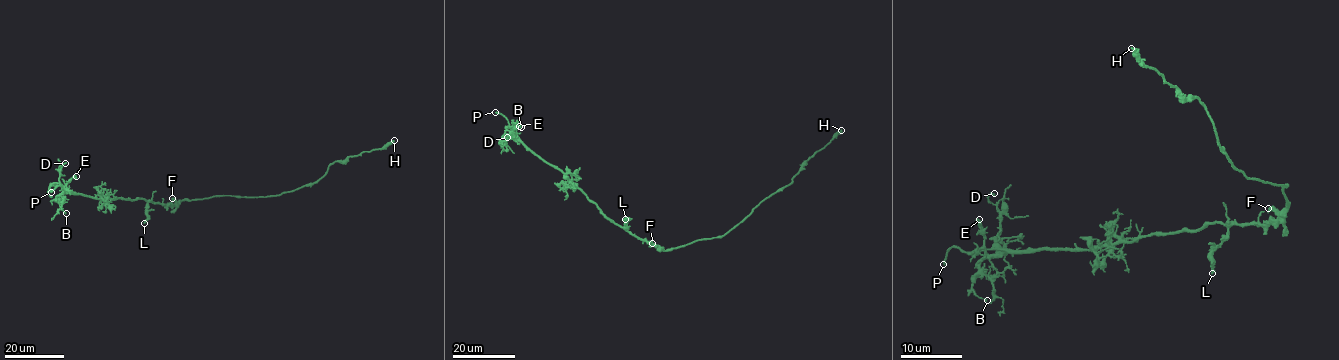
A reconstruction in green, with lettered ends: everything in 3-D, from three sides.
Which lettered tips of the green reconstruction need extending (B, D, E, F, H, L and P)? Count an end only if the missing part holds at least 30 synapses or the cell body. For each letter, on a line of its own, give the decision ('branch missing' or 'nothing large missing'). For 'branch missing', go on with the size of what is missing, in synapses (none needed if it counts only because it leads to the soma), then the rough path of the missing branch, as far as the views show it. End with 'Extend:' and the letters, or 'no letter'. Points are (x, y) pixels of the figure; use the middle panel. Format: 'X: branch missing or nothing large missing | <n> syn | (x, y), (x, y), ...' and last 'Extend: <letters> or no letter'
B: nothing large missing
D: nothing large missing
E: nothing large missing
F: nothing large missing
H: nothing large missing
L: nothing large missing
P: branch missing
Extend: P

